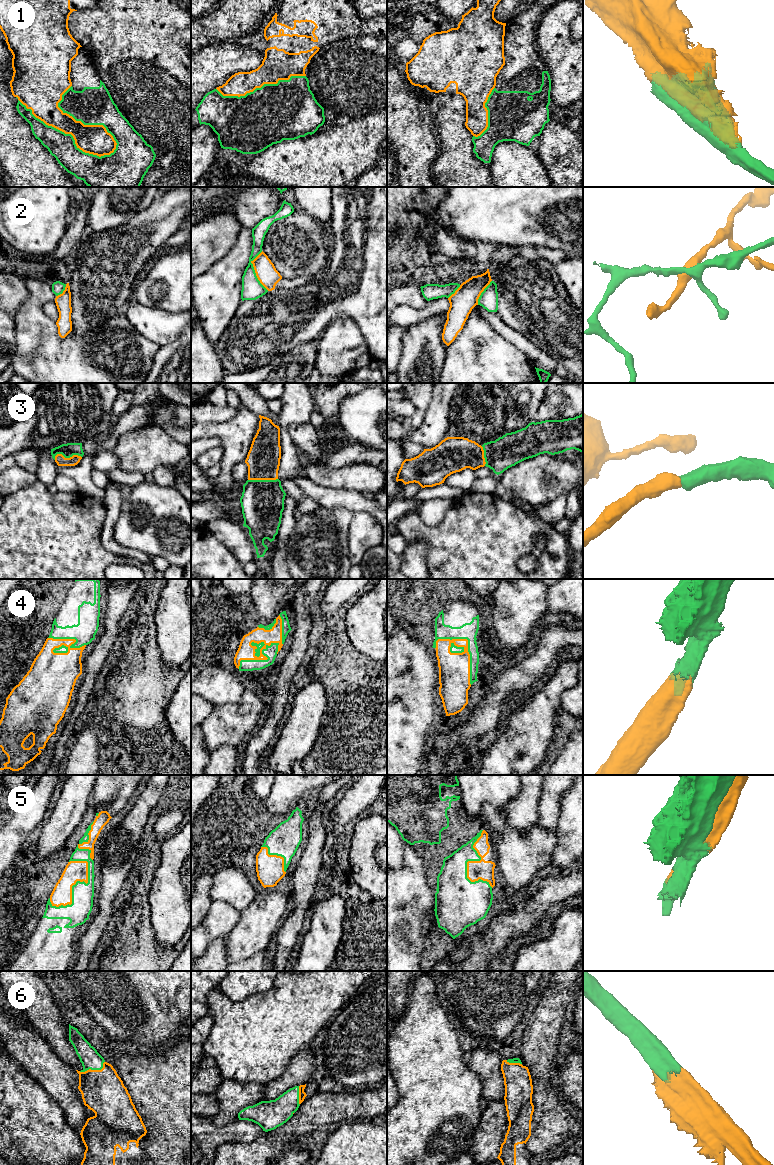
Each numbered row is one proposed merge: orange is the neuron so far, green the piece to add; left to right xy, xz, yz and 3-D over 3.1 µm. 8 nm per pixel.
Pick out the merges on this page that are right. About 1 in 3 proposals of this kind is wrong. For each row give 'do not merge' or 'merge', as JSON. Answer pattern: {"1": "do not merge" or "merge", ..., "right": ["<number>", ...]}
{"1": "do not merge", "2": "do not merge", "3": "merge", "4": "merge", "5": "merge", "6": "merge", "right": ["3", "4", "5", "6"]}

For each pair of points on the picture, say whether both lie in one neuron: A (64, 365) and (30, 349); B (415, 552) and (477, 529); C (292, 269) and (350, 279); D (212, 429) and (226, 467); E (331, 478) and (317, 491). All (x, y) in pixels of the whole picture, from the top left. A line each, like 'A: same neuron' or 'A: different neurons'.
A: same neuron
B: different neurons
C: different neurons
D: same neuron
E: different neurons

